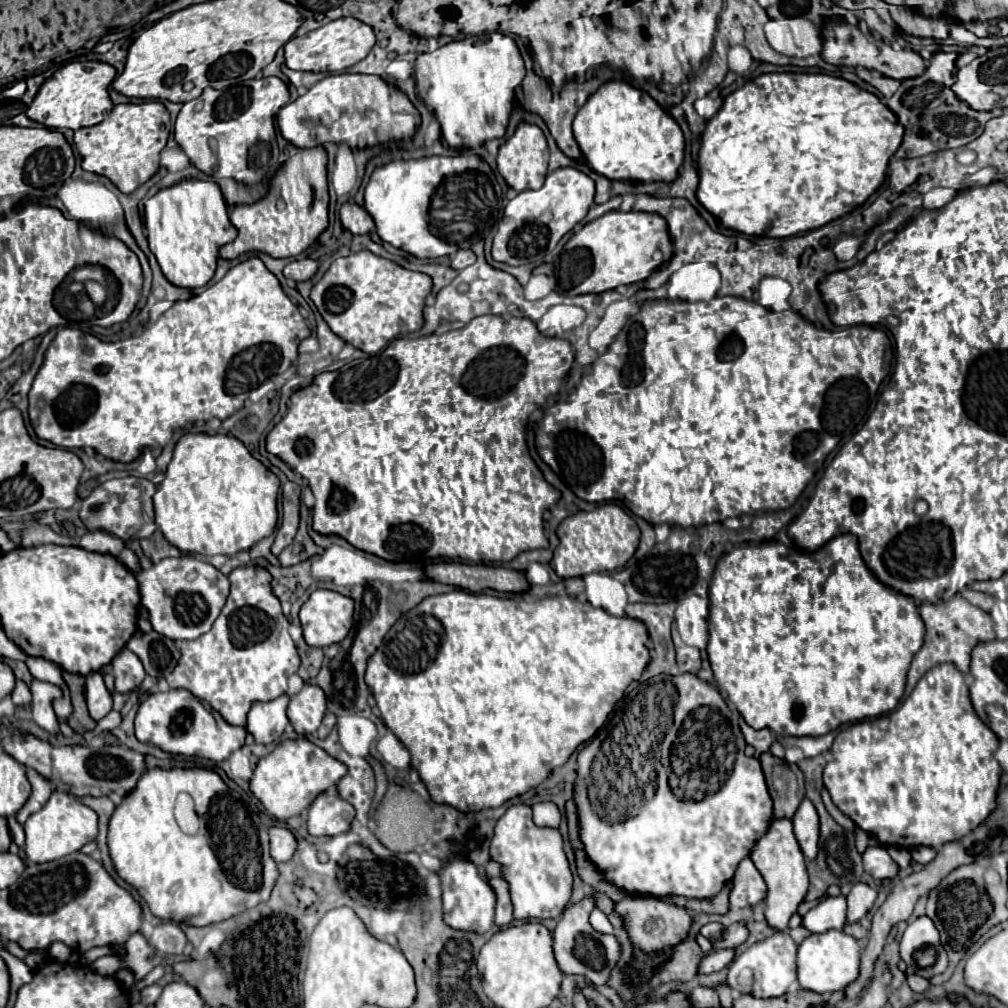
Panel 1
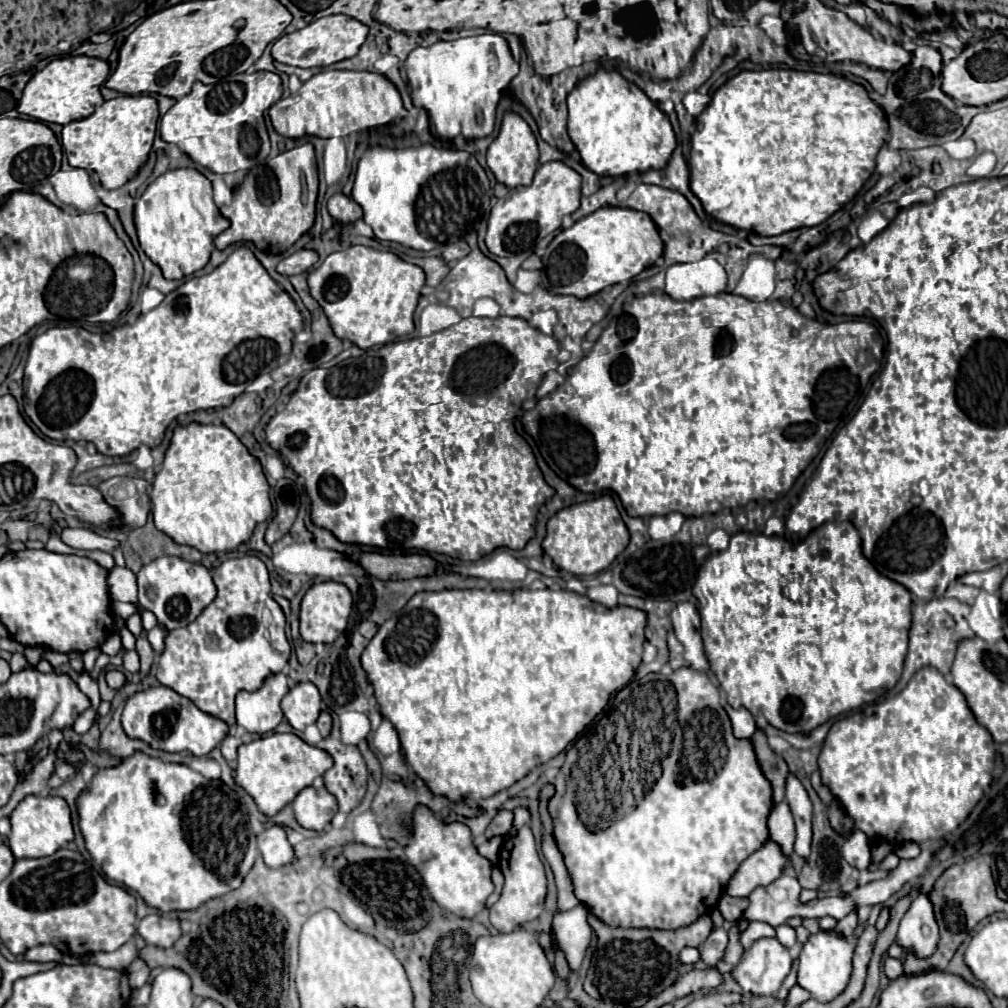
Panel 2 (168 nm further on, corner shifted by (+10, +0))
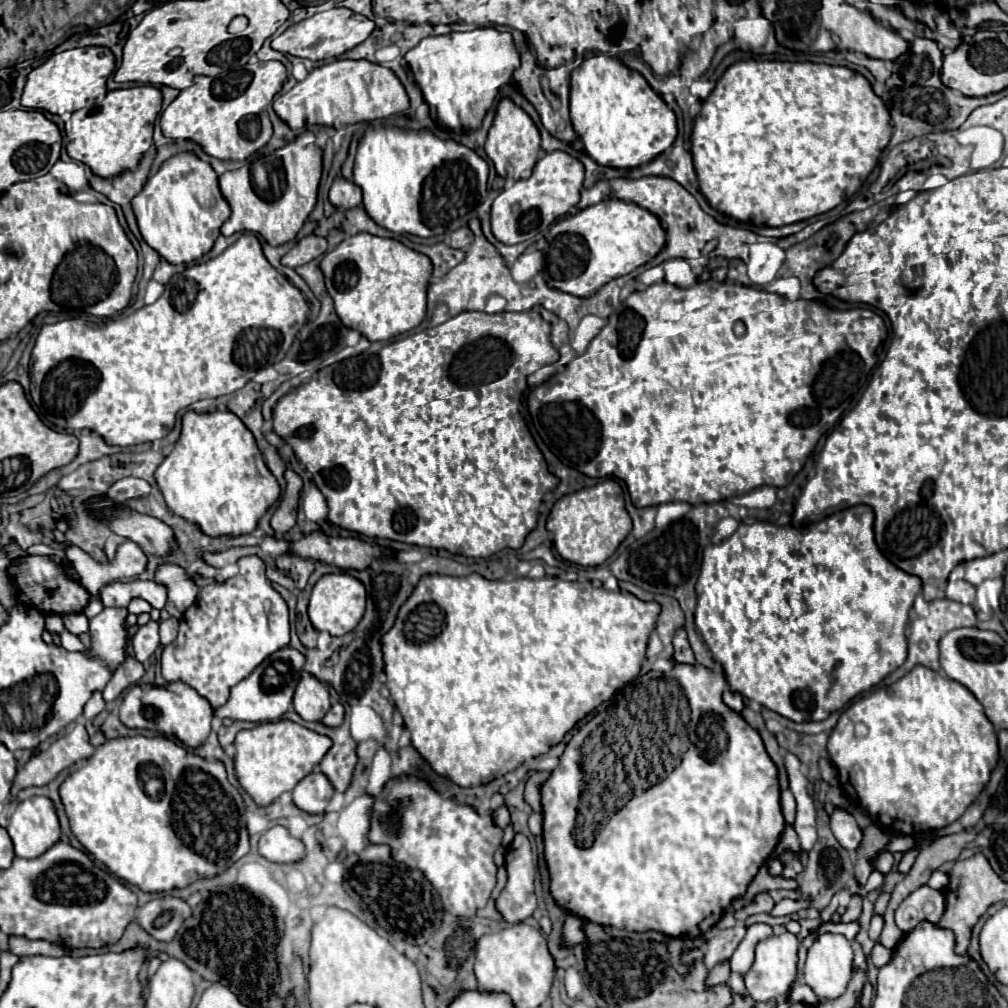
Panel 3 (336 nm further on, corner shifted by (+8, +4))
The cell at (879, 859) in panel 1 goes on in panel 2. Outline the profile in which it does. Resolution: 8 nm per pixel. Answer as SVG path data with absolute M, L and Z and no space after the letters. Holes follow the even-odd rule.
M852 831L842 847L844 859L856 869L868 869L872 863L872 845L870 839L862 831Z

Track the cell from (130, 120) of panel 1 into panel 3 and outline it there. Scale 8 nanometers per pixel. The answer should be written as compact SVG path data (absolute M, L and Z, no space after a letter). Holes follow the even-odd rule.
M154 85L114 89L96 109L78 109L66 123L66 151L70 159L88 165L100 177L114 177L126 169L136 169L142 155L152 145L152 129L162 111L162 93Z

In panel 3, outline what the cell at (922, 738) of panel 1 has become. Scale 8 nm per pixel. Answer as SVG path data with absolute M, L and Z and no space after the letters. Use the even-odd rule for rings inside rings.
M918 665L916 669L912 669L910 673L906 673L902 679L898 679L896 683L888 685L888 687L878 687L874 689L872 693L856 699L838 719L838 725L834 727L832 735L830 735L830 741L828 741L828 753L830 753L830 759L832 763L836 765L838 769L838 779L840 779L840 785L844 789L844 793L856 801L860 807L864 807L870 817L880 823L882 827L886 827L890 833L900 833L900 835L910 835L910 833L924 833L924 831L930 831L930 829L940 829L940 827L946 827L950 823L954 823L964 811L966 807L980 795L980 791L984 789L984 785L988 783L990 779L990 773L992 769L996 767L998 763L998 739L996 739L996 729L994 725L988 721L988 717L984 715L984 709L980 705L980 701L964 687L960 685L958 681L954 679L948 679L944 675L940 675L938 671L932 671L928 667L922 667Z

